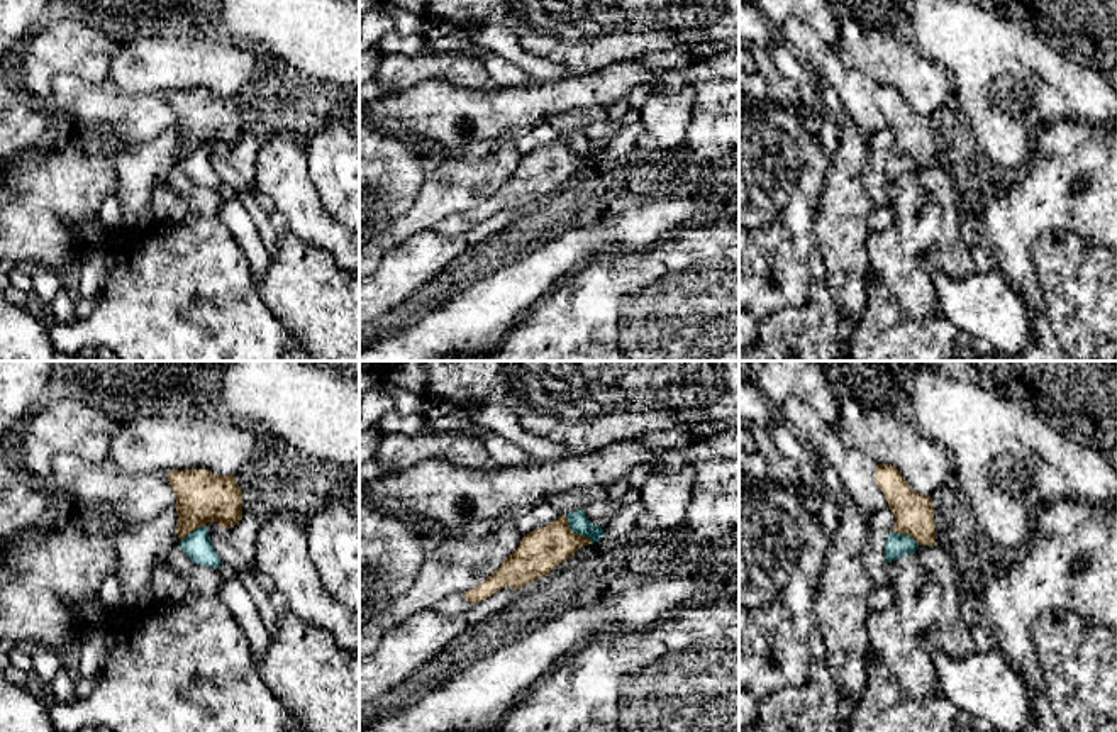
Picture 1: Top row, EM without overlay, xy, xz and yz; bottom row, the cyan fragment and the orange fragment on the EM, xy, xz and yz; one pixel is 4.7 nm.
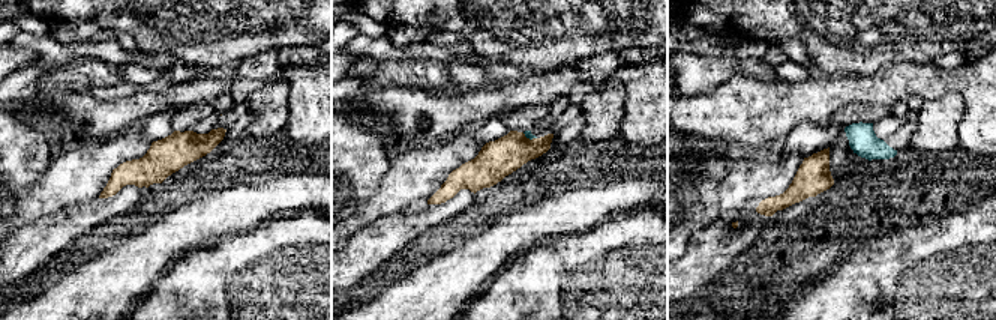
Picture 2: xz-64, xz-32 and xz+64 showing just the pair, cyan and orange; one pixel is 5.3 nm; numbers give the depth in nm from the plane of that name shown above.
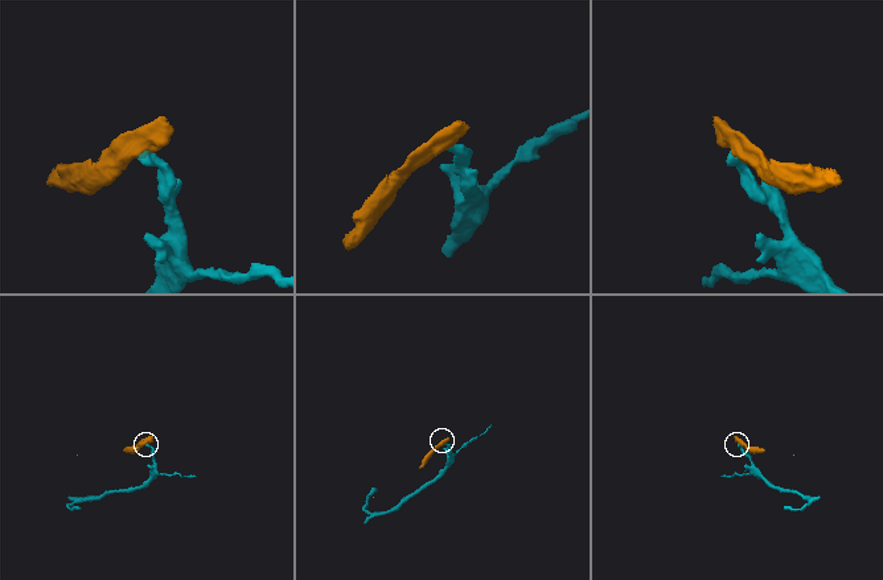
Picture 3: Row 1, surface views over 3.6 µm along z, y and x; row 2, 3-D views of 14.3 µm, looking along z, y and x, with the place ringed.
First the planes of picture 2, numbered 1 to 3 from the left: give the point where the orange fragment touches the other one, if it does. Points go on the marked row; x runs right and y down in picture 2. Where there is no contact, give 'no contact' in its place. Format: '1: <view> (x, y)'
1: no contact
2: xz-32 (530, 138)
3: no contact

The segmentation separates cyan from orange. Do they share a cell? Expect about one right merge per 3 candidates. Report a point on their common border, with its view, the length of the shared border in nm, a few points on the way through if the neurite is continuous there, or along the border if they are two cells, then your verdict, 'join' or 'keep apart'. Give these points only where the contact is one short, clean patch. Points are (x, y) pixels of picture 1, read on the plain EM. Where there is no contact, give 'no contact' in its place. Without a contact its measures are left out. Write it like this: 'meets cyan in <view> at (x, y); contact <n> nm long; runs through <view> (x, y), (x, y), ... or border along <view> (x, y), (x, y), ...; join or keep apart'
meets cyan in xz at (575, 153); contact 180 nm long; border along xz (565, 136), (575, 153), (592, 161); keep apart

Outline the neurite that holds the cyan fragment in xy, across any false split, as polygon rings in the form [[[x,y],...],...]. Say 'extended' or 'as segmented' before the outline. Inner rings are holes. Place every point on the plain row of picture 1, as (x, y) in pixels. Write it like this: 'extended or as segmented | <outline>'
as segmented | [[[198,147],[192,154],[188,154],[185,159],[180,161],[180,168],[195,185],[214,190],[222,185],[222,180],[219,178],[208,158],[207,147]]]

